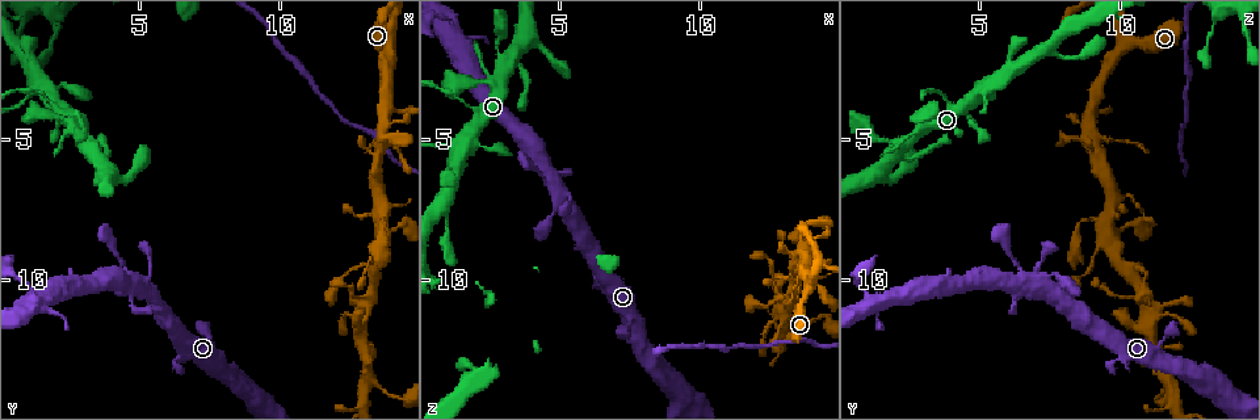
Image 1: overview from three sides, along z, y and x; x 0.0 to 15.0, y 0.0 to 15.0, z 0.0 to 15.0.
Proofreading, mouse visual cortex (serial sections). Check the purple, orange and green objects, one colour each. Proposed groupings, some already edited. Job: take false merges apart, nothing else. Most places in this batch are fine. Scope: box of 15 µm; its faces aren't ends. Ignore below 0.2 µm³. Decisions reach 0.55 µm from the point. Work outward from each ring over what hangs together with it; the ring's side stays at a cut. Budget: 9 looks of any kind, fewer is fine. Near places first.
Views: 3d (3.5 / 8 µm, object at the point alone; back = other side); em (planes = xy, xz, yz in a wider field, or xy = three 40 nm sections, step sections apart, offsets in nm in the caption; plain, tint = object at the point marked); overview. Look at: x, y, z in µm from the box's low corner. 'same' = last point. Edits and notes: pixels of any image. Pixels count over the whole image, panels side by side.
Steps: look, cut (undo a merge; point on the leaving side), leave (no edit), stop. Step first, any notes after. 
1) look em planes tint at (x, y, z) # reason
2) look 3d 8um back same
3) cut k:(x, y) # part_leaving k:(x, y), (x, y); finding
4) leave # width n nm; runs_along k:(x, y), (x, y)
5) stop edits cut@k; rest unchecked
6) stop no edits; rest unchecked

look 3d 3.5um at (1.2, 10.6, 0.9) # side arm on a straight run

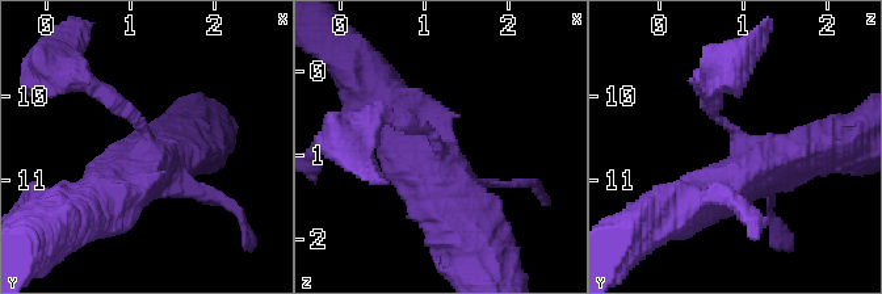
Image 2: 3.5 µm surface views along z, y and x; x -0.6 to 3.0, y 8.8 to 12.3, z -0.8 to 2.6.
look em xy step 2 tint at (1.20, 10.50, 1.00)

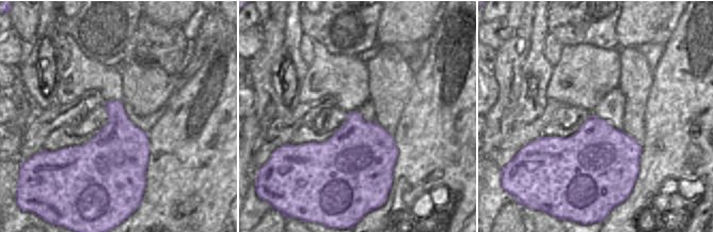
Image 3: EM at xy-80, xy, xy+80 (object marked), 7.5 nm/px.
leave # width 480 nm; runs_along 2:(466, 240), (442, 163), (394, 109); one cell here

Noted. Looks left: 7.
look 3d 3.5um at (1.8, 3.8, 3.9) # thick turns thin

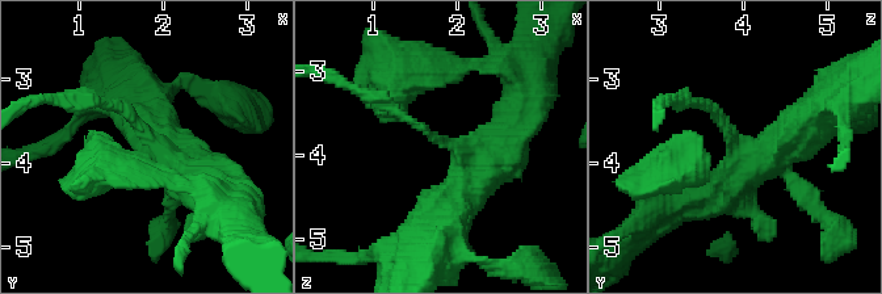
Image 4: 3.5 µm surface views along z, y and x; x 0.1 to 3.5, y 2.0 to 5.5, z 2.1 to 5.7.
look em xy step 2 tint at (1.80, 3.65, 3.80) # need the tissue

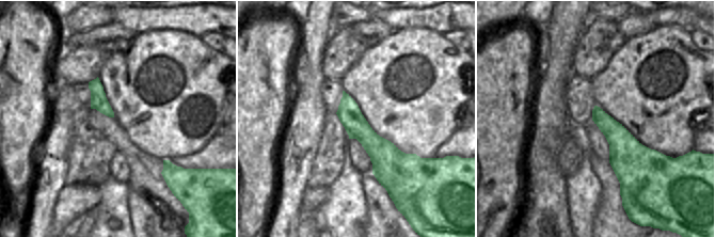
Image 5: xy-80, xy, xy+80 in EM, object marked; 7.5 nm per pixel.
leave # runs_along 4:(211, 180), (78, 100); continuous, no second cell

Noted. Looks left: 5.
look 3d 3.5um at (13.8, 4.0, 9.1) # two arms in line, one across

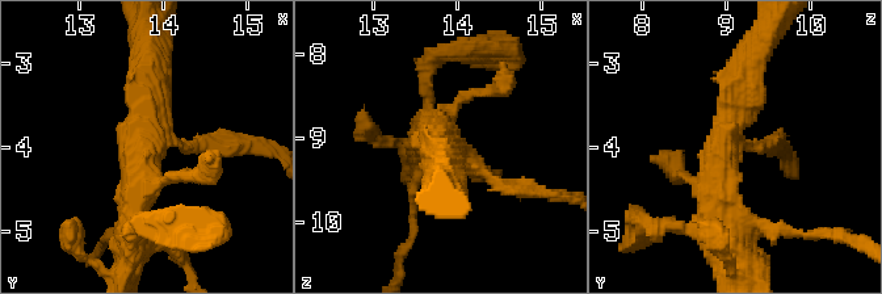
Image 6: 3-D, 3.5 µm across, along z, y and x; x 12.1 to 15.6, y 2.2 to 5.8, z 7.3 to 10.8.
look em planes tint at (13.80, 3.85, 9.05)

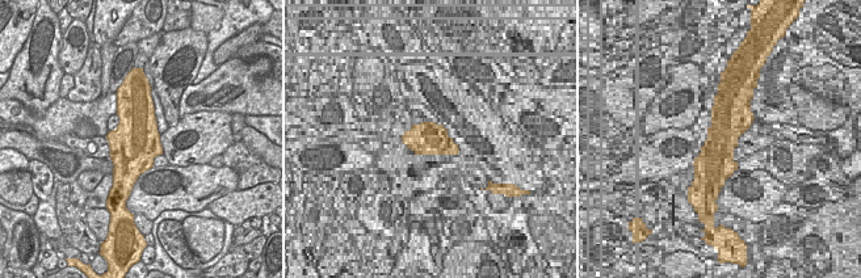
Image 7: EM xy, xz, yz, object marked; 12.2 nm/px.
look em xy step 5 tint same

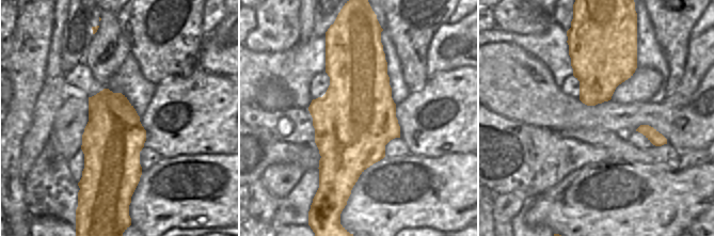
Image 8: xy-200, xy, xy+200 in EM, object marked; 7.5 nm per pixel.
leave # runs_along 6:(755, 50), (721, 147), (714, 219); all the same cell

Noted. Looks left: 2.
look 3d 8um at (13.8, 8.0, 9.5) # abrupt turn

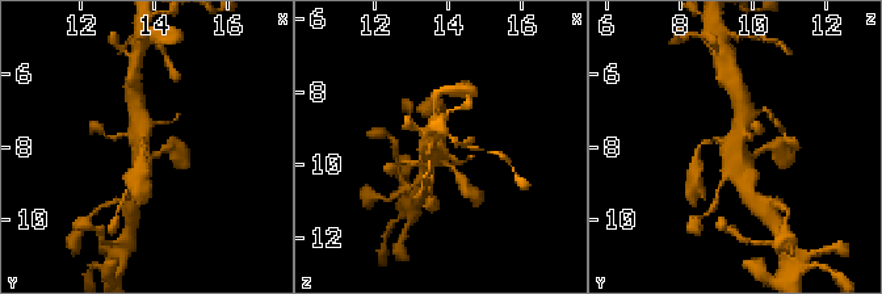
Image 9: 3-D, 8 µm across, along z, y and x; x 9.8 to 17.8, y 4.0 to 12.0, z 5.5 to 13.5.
look em xy step 5 tint at (13.7, 8.0, 9.4)

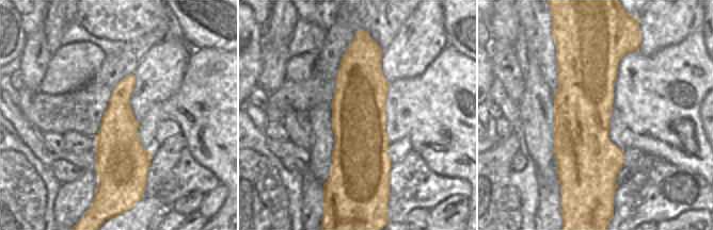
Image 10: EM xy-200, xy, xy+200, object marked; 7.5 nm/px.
leave # arms 4; runs_along 9:(743, 110), (731, 146), (739, 183); all the same cell

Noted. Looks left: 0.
stop no edits; rest unchecked

